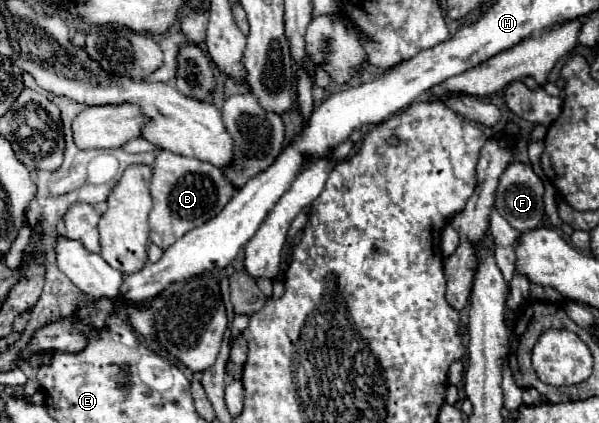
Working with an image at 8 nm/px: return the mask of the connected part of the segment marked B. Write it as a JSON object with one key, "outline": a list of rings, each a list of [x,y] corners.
{"outline":[[[161,150],[153,164],[153,178],[151,178],[151,196],[153,196],[153,210],[149,214],[149,238],[159,248],[169,248],[175,240],[183,234],[193,230],[195,226],[205,224],[213,216],[217,216],[225,204],[231,200],[235,188],[227,182],[223,170],[209,162],[201,162],[197,158],[187,158],[173,154],[169,150]]]}

